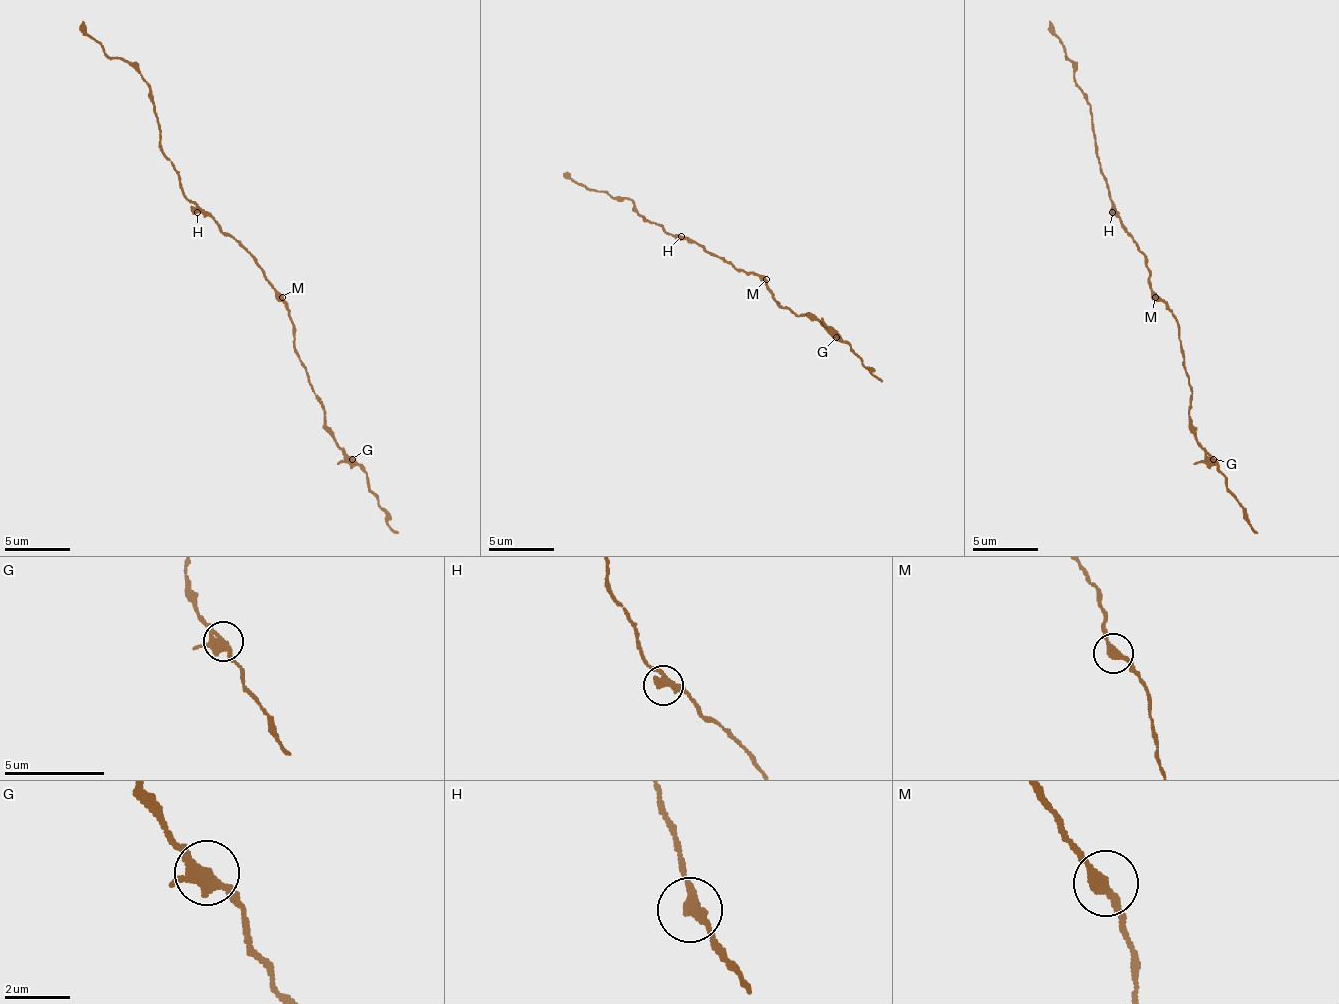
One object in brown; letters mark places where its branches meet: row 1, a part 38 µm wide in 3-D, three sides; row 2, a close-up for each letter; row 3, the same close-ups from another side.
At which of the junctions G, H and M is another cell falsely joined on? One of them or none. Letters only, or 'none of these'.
none of these

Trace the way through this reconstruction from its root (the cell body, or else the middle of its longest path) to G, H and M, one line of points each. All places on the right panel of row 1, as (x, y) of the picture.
G: (1145, 267), (1148, 271), (1148, 287), (1178, 323), (1178, 340), (1191, 389), (1188, 428), (1214, 458)
H: (1145, 267), (1145, 258), (1139, 251), (1139, 245), (1112, 212)
M: (1145, 267), (1148, 271), (1148, 287), (1155, 297)

